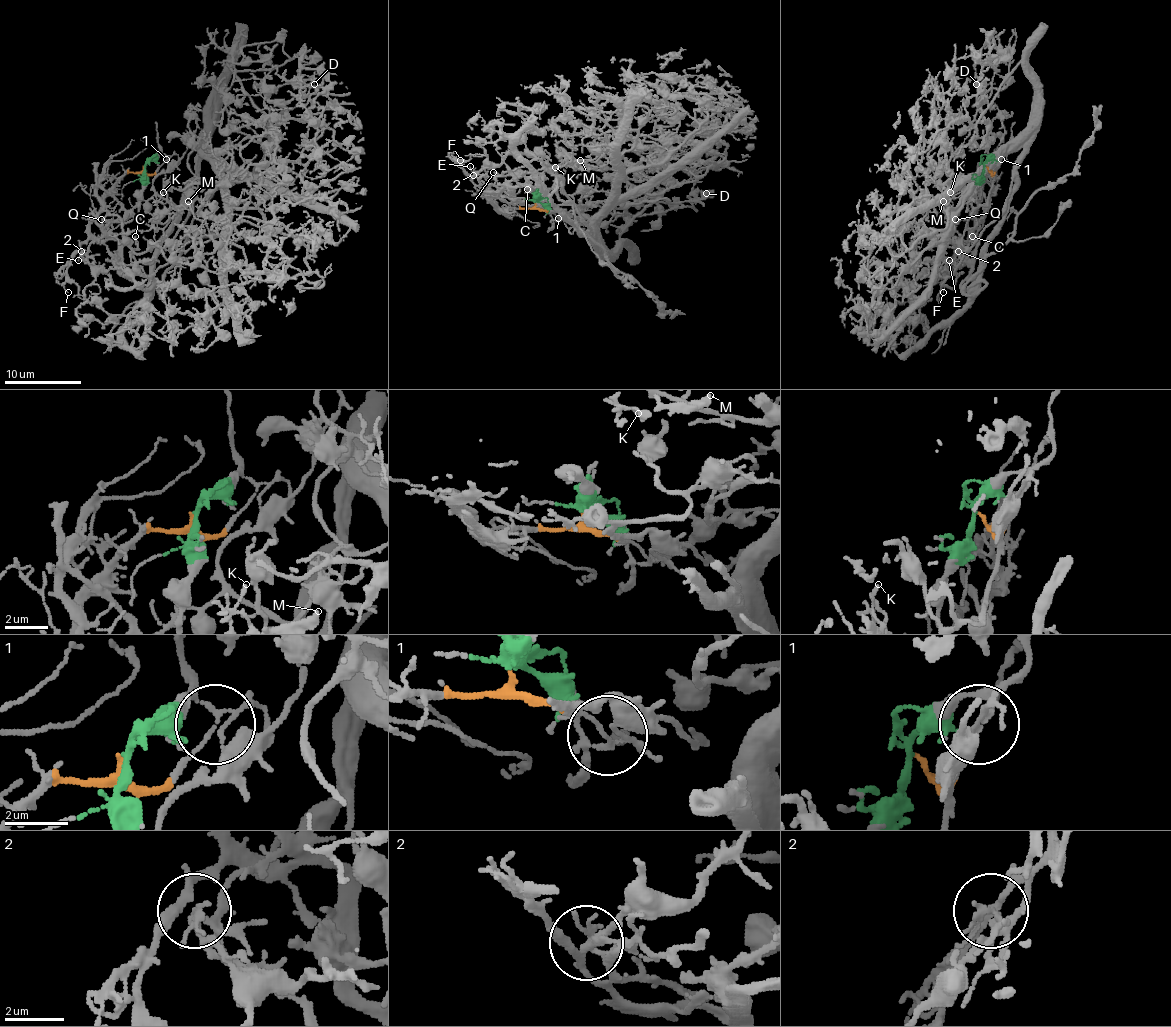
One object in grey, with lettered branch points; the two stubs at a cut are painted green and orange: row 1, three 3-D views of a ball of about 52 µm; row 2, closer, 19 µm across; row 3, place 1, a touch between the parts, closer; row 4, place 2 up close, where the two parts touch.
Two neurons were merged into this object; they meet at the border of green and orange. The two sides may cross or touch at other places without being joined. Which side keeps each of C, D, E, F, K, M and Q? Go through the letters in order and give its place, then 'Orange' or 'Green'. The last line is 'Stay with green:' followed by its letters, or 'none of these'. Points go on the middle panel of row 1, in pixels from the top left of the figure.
C: Place: (527, 189). Orange
D: Place: (706, 193). Green
E: Place: (470, 166). Orange
F: Place: (460, 160). Orange
K: Place: (555, 167). Green
M: Place: (580, 160). Green
Q: Place: (493, 172). Orange
Stay with green: D, K, M

